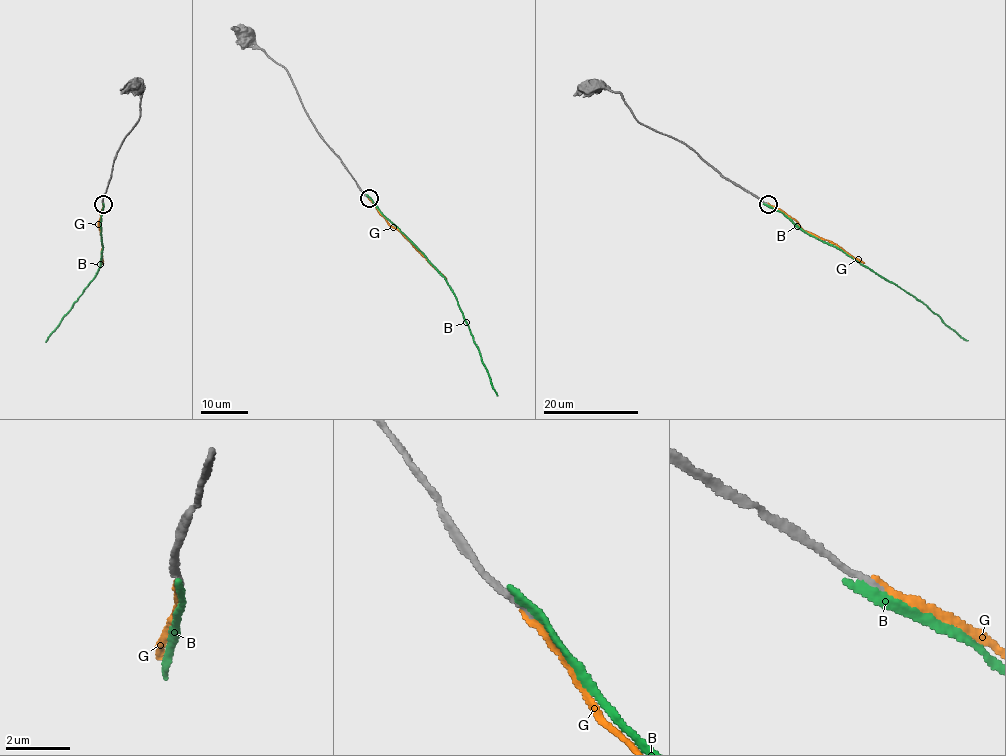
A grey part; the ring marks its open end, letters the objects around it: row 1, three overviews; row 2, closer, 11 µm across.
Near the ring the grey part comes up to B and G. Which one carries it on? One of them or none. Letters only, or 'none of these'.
G

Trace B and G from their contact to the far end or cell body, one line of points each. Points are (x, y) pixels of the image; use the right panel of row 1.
B: (767, 203), (796, 225), (925, 304), (968, 341)
G: (767, 203), (784, 211), (808, 232), (841, 247), (864, 263)

